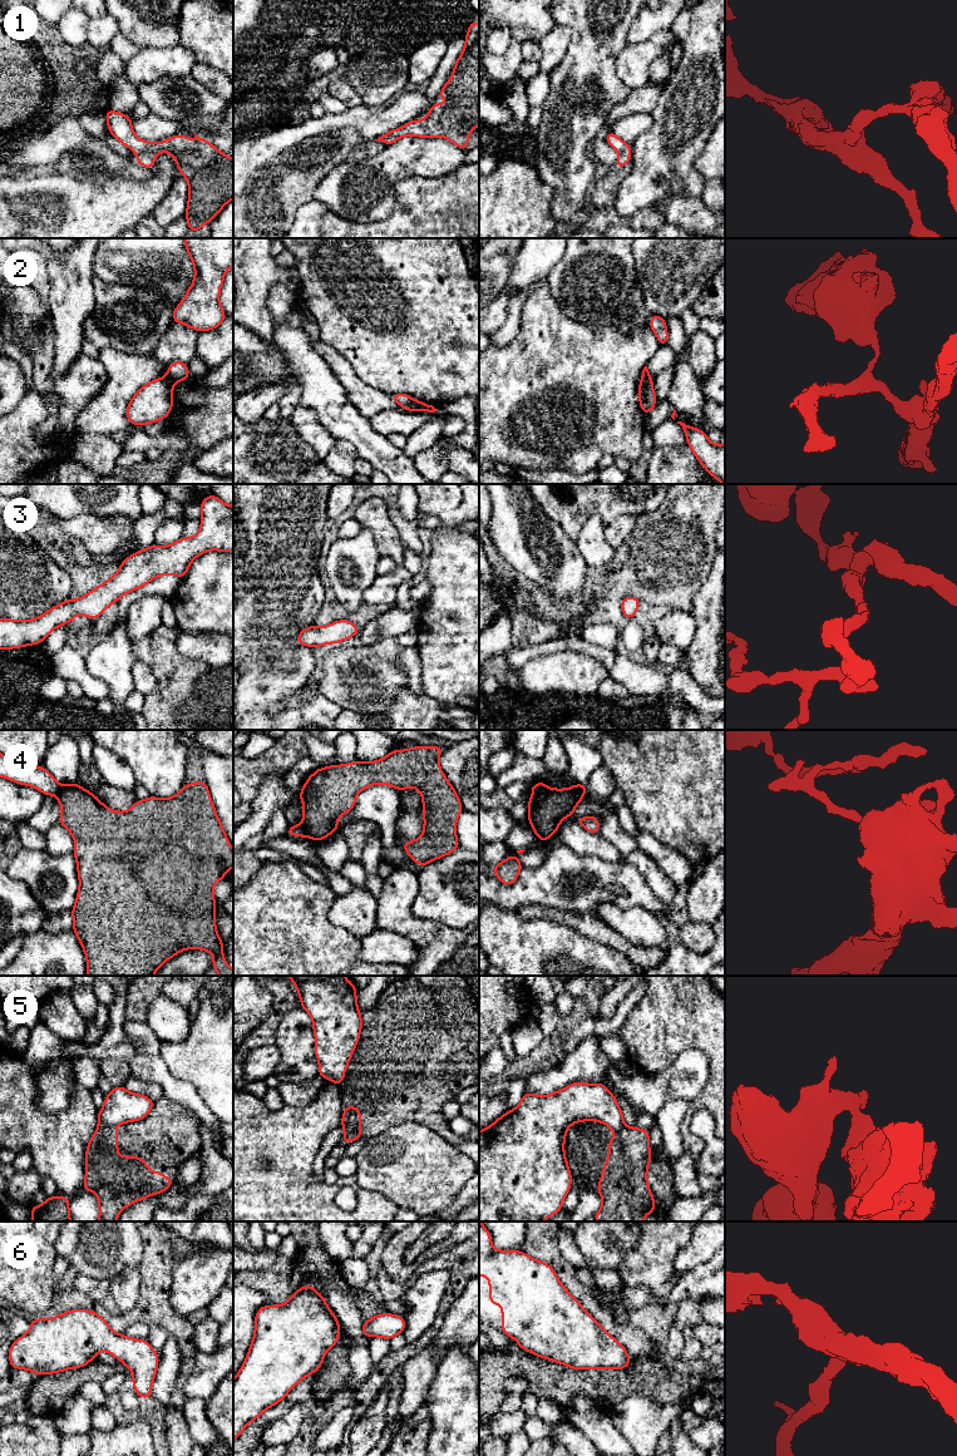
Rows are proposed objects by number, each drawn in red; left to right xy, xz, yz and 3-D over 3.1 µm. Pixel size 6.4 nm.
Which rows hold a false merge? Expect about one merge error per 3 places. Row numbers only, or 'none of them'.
1, 2, 4, 5

